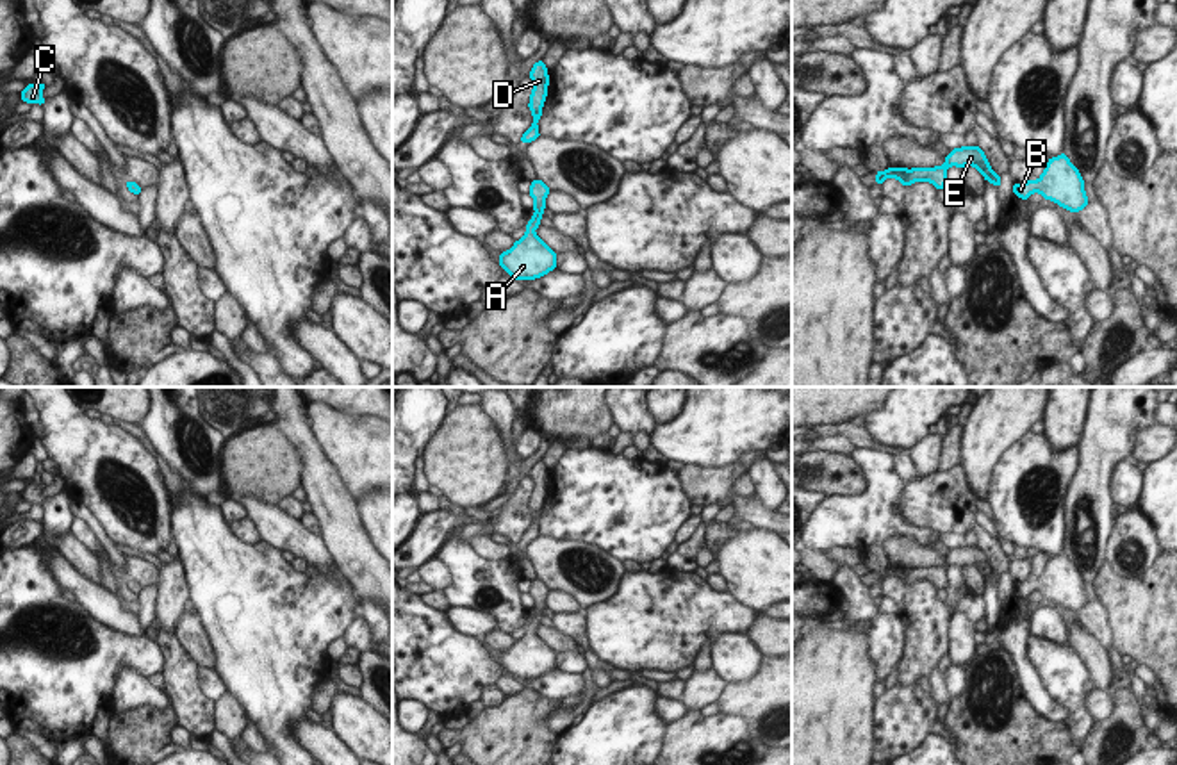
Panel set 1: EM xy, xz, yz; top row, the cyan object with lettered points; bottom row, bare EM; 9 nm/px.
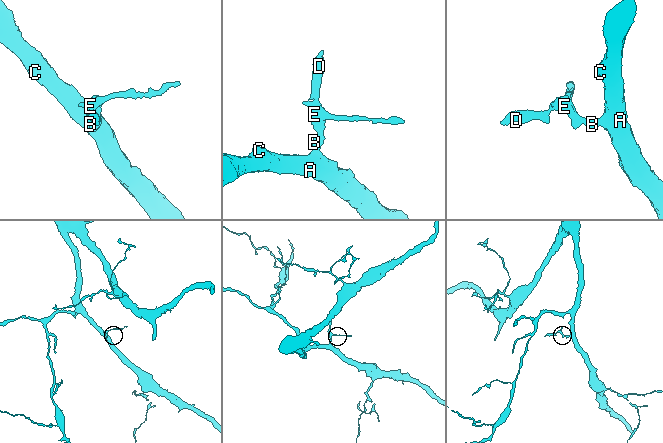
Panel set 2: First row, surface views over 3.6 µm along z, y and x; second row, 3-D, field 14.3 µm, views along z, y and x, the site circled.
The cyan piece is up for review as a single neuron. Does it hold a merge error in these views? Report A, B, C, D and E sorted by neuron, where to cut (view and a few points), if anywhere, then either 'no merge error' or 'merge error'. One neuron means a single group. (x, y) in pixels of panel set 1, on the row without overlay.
A B C D E; no cut; no merge error

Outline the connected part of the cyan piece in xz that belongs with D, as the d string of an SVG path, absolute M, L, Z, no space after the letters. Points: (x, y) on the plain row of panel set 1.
M542 458L533 464L530 478L533 480L533 490L528 506L533 514L533 524L524 531L519 542L531 542L533 539L540 537L537 521L540 519L549 483L547 467L544 465Z

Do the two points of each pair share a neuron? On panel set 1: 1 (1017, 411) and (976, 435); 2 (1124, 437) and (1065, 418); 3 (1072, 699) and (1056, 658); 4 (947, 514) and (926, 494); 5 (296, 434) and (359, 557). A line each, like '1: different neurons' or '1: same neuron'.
1: same neuron
2: different neurons
3: same neuron
4: same neuron
5: same neuron

